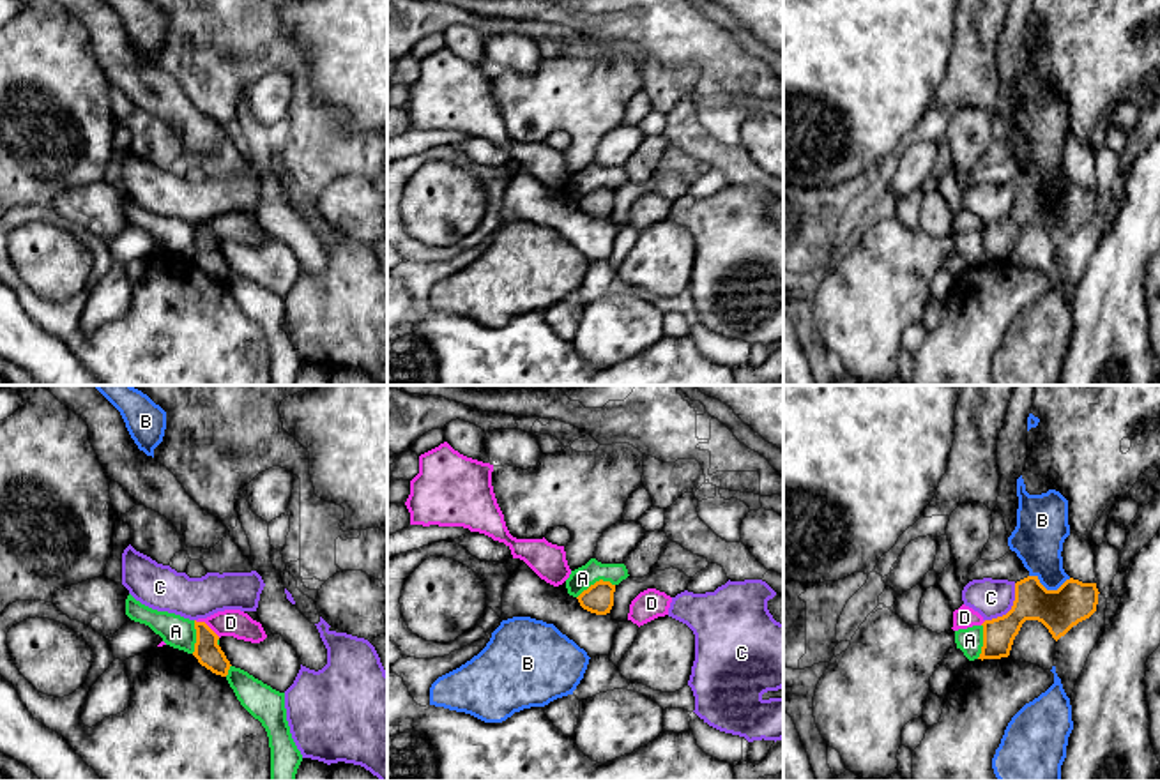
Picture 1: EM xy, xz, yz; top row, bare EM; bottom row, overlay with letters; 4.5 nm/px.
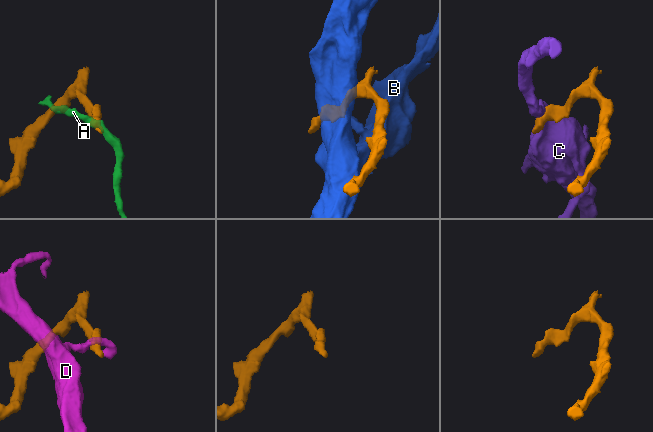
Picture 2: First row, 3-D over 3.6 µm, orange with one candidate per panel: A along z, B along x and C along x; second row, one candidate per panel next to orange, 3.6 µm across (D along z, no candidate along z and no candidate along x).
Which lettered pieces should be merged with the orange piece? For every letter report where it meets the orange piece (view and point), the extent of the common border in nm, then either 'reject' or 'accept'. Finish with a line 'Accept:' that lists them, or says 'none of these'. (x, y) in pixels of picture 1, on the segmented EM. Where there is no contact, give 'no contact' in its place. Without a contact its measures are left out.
A: meets orange in xz at (596, 582); contact 190 nm long; reject
B: meets orange in yz at (1051, 591); contact 190 nm long; reject
C: meets orange in yz at (1012, 608); contact 220 nm long; reject
D: meets orange in xy at (206, 624); contact 140 nm long; reject
Accept: none of these

